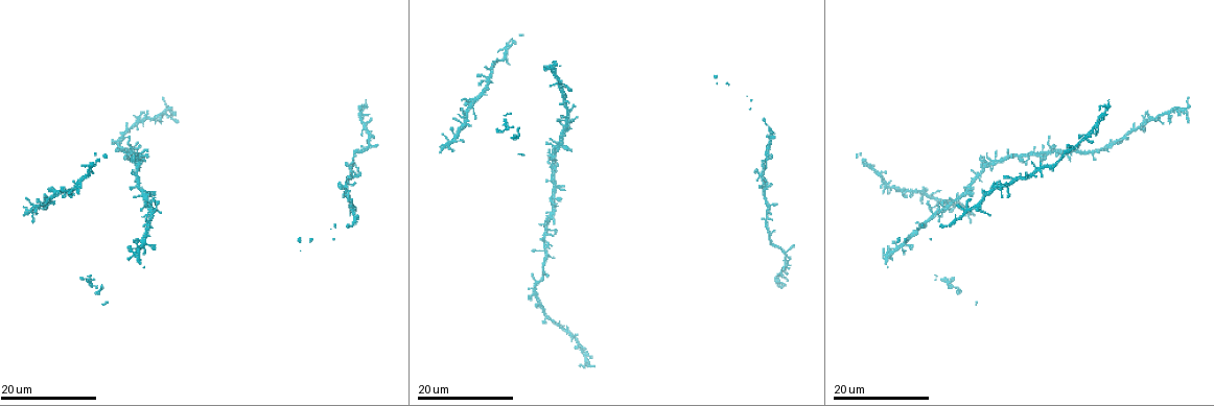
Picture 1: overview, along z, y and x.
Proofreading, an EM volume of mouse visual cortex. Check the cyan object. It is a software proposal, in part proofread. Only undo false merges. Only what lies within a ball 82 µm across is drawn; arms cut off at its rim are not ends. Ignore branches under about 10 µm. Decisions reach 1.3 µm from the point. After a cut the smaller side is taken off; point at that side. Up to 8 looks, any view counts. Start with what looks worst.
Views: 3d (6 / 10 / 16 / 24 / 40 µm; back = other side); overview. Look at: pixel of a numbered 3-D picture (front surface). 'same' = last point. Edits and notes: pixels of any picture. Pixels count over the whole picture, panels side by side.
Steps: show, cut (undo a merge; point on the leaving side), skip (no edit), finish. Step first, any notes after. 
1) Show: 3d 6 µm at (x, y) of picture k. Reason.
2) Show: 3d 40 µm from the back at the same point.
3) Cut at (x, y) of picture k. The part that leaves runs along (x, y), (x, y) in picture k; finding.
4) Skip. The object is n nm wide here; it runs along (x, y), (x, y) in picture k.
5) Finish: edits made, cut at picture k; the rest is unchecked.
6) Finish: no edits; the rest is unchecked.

Show: 3d 24 µm at (560, 143) of picture 1. Looks like a crossing.

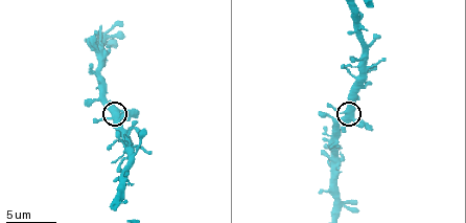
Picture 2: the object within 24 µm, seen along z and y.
Show: 3d 6 µm at (110, 112) of picture 2.

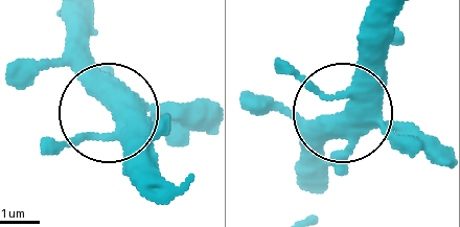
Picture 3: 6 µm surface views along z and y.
Skip. The object is 430 nm wide here; continuous, no second cell.

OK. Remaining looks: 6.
Show: 3d 16 µm at (147, 244) of picture 1.

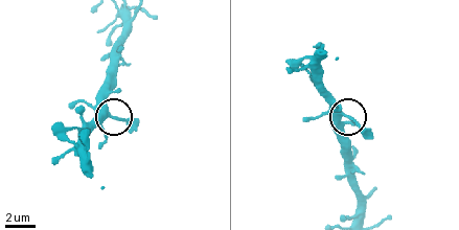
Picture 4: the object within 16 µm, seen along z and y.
Show: 3d 6 µm at (109, 115) of picture 4.

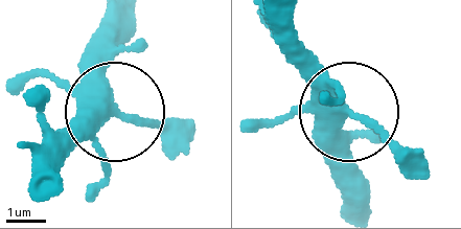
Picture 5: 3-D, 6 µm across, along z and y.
Skip. The object is 370 nm wide here; continuous, no second cell.

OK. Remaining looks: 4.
Show: 3d 16 µm at (346, 186) of picture 1. Looks like a crossing.

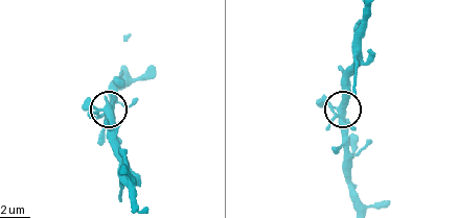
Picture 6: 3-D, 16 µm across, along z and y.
Show: 3d 10 µm at (346, 108) of picture 6.

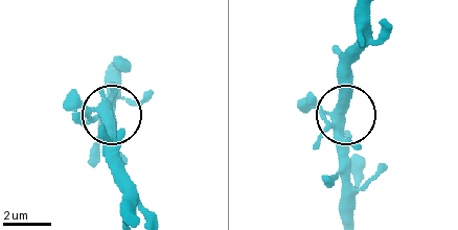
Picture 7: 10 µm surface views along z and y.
Skip. The object is 360 nm wide here; continuous, no second cell.

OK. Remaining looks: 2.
Show: 3d 16 µm at (127, 150) of picture 2. Two arms at a narrow angle.

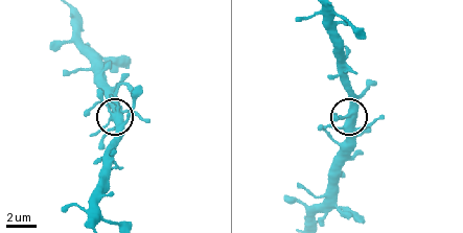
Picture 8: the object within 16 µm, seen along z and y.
Show: 3d 6 µm at (112, 112) of picture 8.

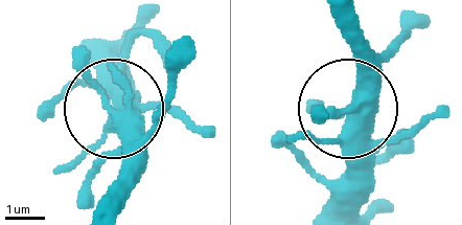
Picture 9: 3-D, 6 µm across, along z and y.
Skip. The object is 400 nm wide here; it runs along (325, 208), (345, 158), (355, 12) in picture 9; all the same cell.

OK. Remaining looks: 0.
Finish: no edits; the rest is unchecked.

